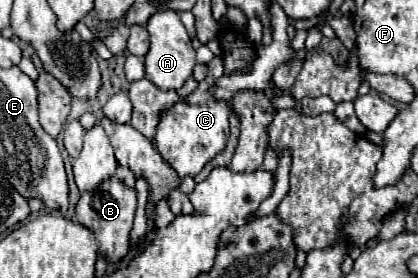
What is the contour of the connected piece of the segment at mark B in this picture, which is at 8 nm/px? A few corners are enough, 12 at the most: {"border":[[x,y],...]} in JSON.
{"border":[[119,180],[83,192],[77,220],[99,252],[117,262],[129,252],[137,190]]}

